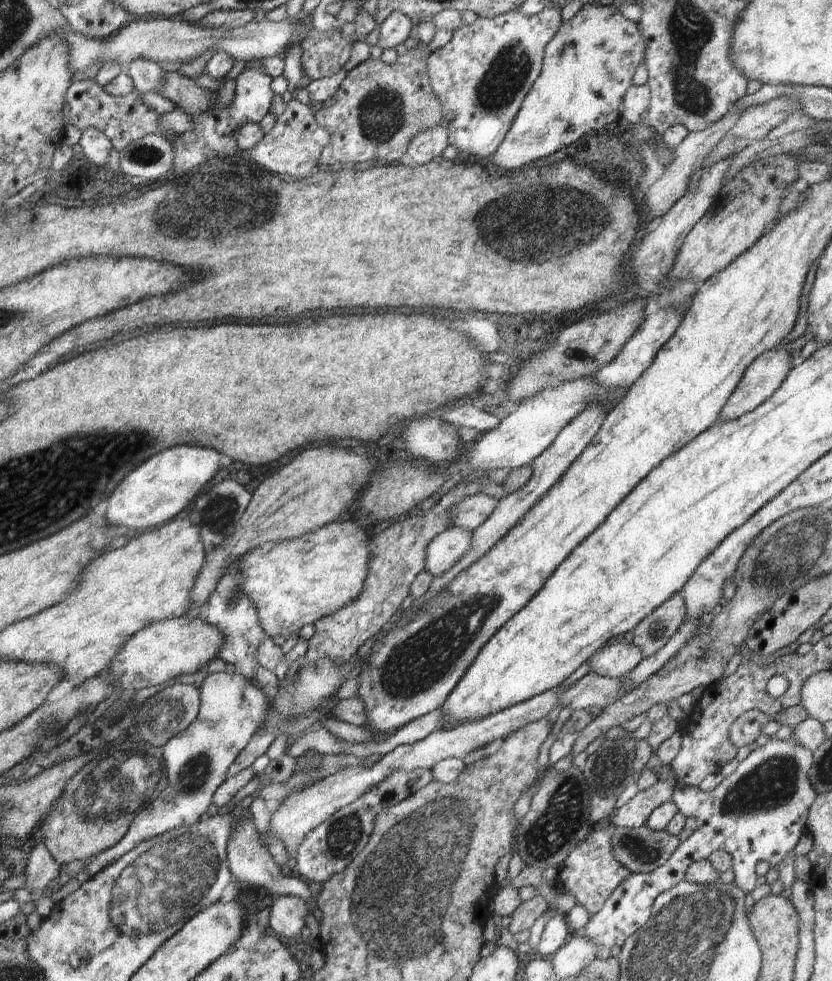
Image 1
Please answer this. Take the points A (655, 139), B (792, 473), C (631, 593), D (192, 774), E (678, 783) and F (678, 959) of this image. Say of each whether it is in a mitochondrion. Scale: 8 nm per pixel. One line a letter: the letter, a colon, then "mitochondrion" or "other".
A: other
B: other
C: other
D: mitochondrion
E: other
F: mitochondrion

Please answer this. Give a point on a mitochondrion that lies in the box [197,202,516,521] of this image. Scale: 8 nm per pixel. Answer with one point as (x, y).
(378, 503)

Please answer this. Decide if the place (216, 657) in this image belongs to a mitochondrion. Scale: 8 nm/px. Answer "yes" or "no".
no

